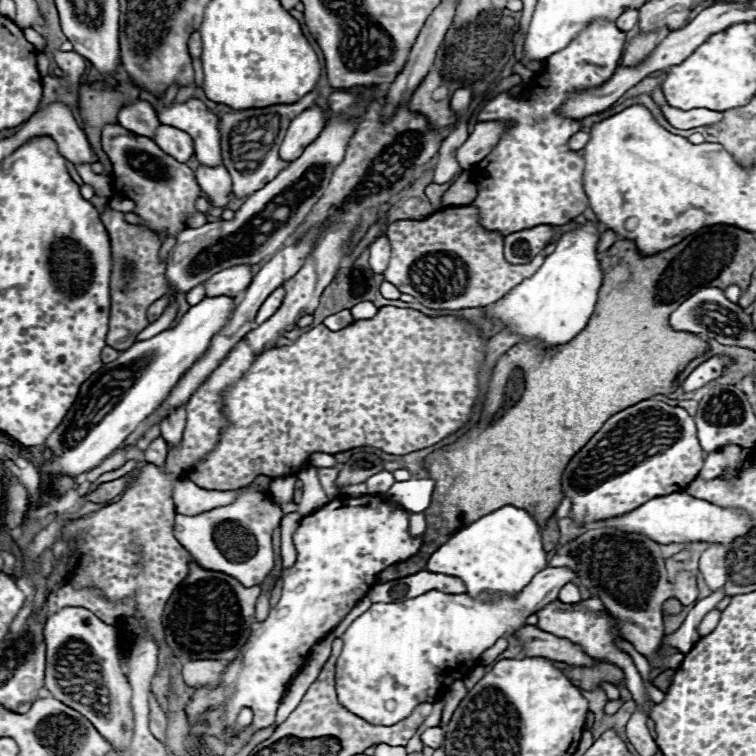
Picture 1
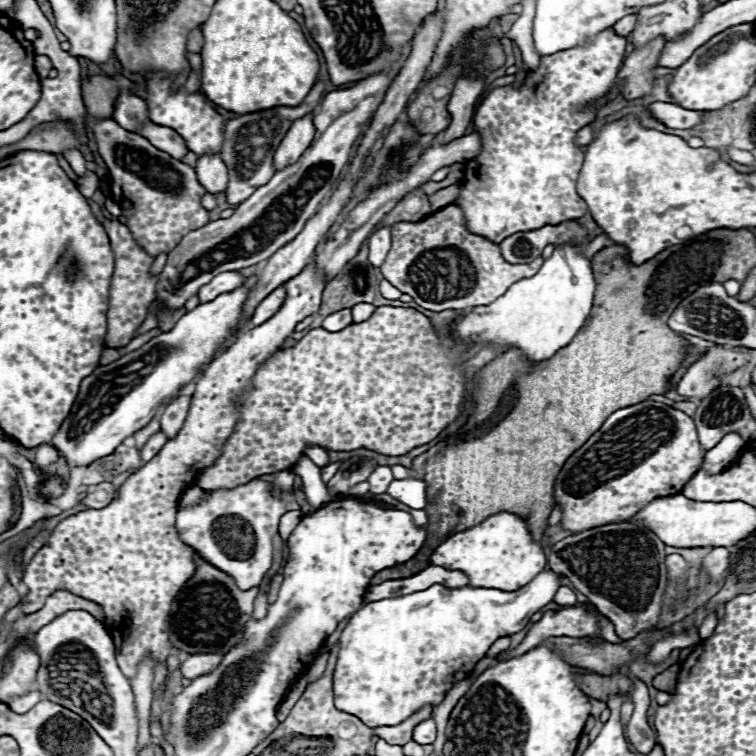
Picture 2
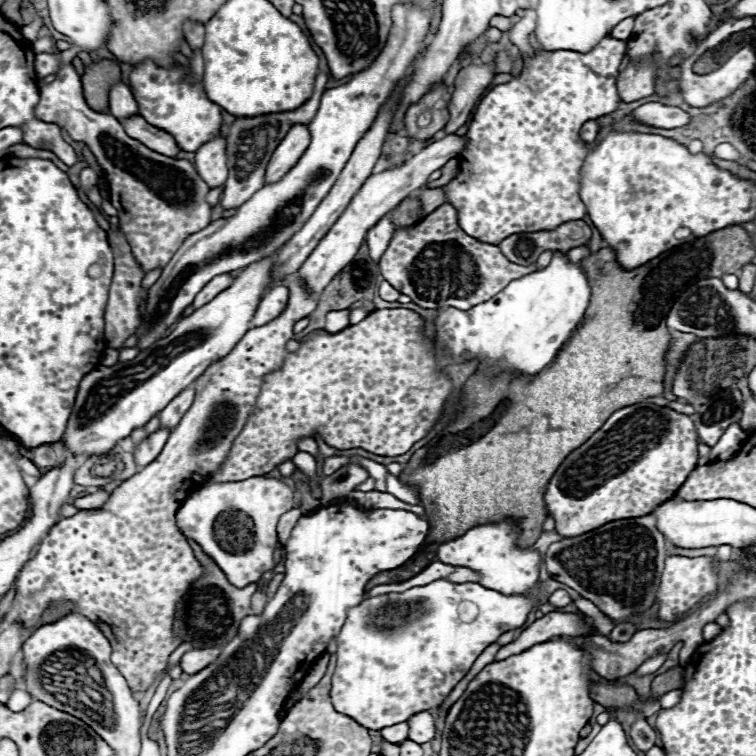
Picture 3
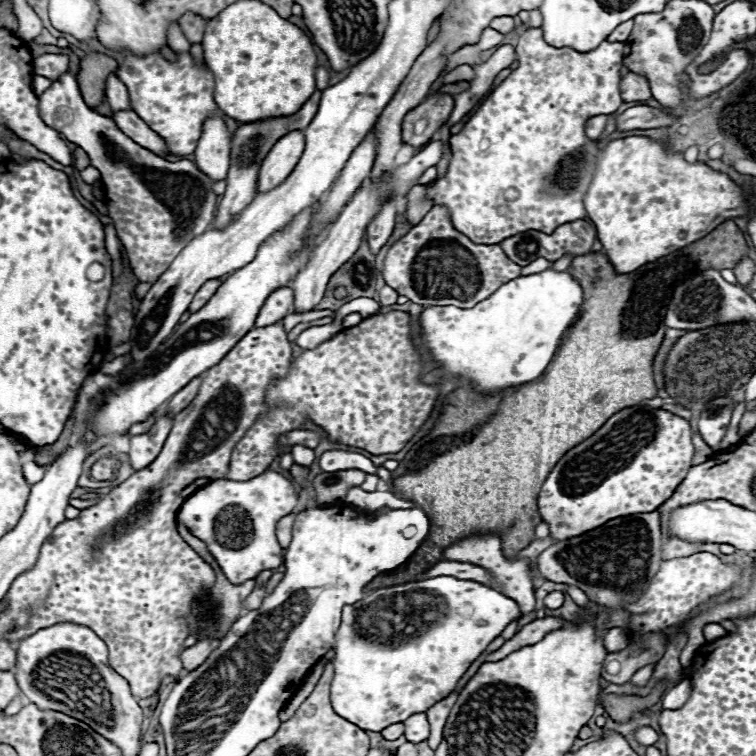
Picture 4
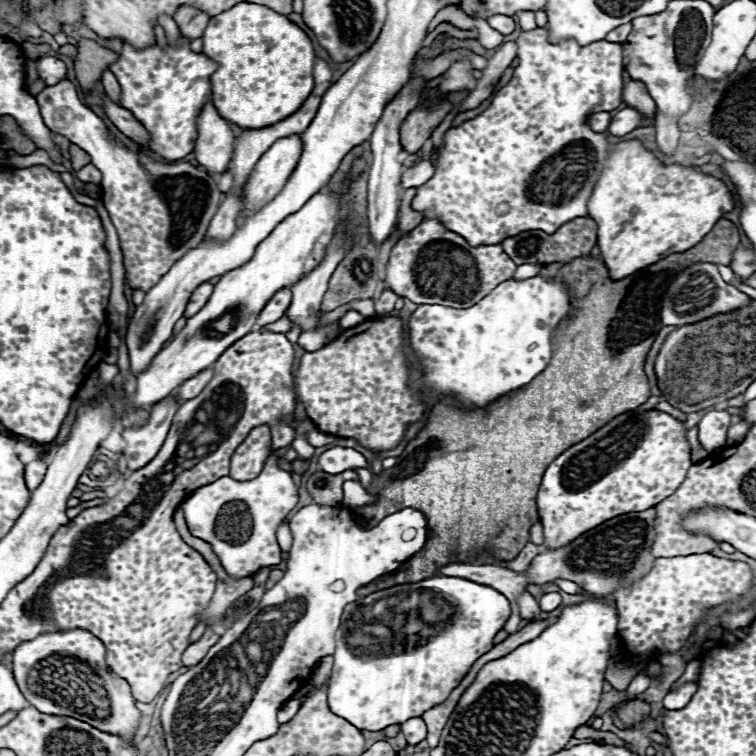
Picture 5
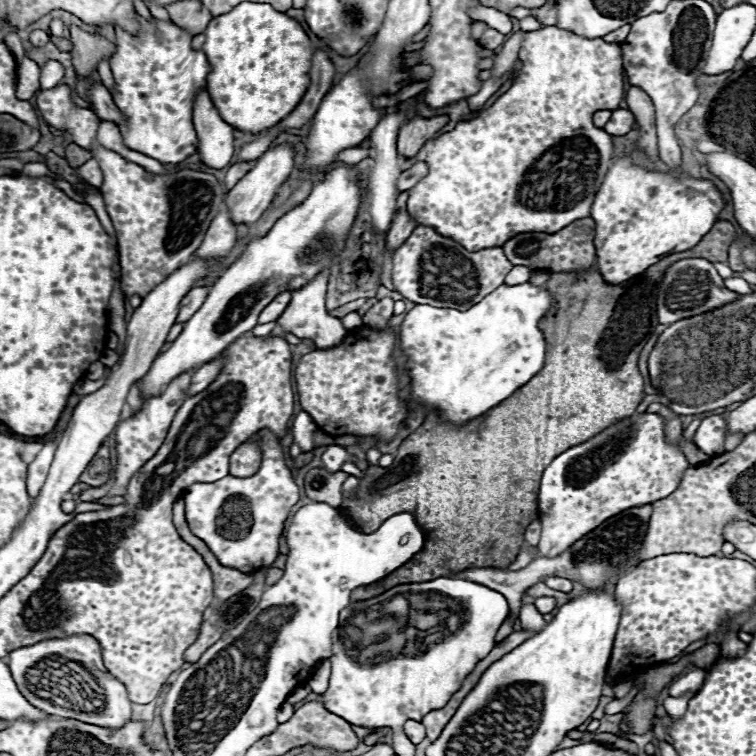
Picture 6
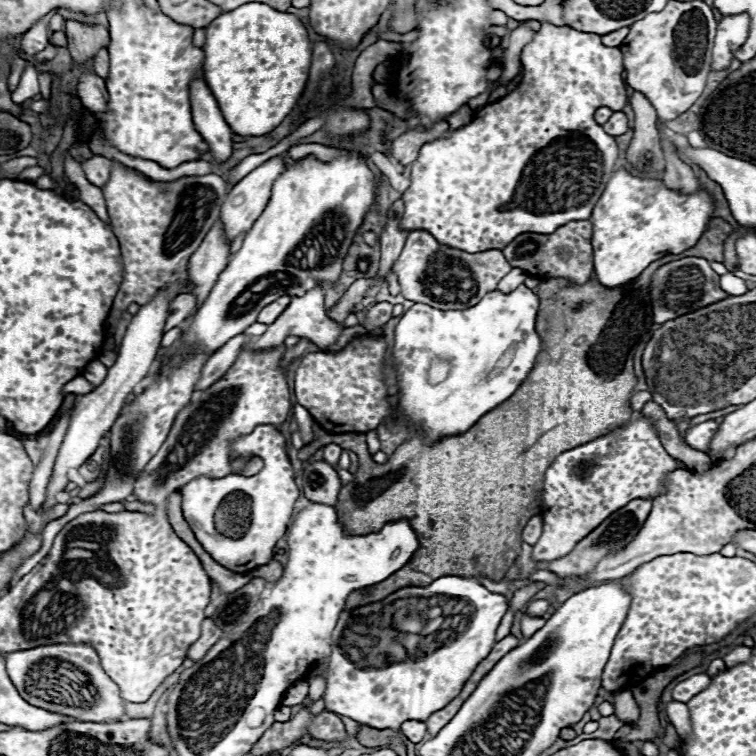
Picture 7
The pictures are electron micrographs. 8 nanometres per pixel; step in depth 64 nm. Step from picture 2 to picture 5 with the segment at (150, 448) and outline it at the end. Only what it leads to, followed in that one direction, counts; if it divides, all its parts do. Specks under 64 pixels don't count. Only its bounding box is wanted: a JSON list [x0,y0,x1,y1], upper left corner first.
[122,392,180,472]

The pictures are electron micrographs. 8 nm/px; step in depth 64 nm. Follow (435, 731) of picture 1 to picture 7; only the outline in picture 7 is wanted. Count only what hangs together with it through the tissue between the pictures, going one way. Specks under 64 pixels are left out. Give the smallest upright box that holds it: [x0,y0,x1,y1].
[400,720,426,742]

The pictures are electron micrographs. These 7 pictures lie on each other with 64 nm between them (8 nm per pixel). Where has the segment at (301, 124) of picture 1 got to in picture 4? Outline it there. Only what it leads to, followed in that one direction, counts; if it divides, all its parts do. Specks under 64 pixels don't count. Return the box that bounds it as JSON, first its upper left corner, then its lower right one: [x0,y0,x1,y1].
[256,130,304,194]

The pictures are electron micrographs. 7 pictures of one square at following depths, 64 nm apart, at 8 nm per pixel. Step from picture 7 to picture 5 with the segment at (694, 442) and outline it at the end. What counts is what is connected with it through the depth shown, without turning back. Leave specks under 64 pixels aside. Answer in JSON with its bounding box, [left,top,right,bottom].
[698,410,730,452]

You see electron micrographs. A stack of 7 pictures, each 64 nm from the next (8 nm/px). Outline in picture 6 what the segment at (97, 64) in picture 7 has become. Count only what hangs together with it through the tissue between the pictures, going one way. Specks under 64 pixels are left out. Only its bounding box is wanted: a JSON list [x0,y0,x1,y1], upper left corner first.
[98,60,114,88]

